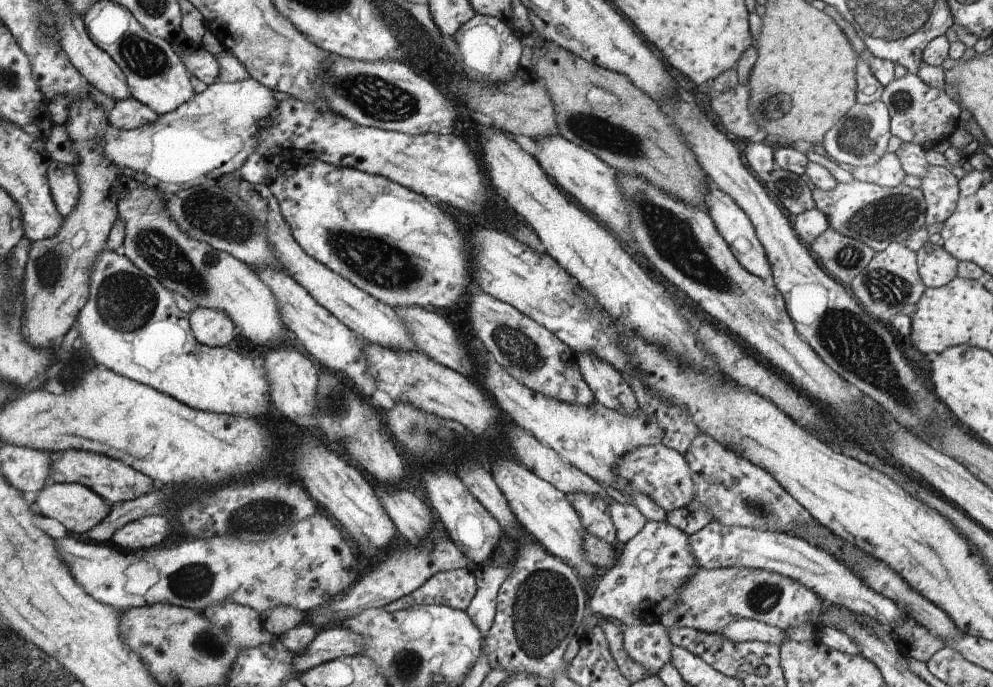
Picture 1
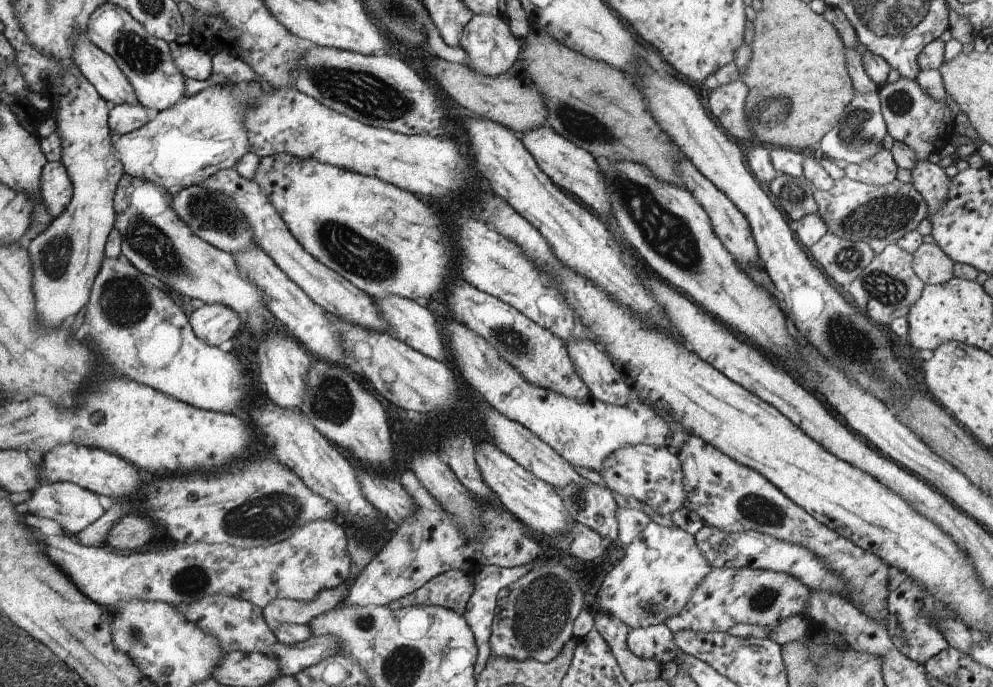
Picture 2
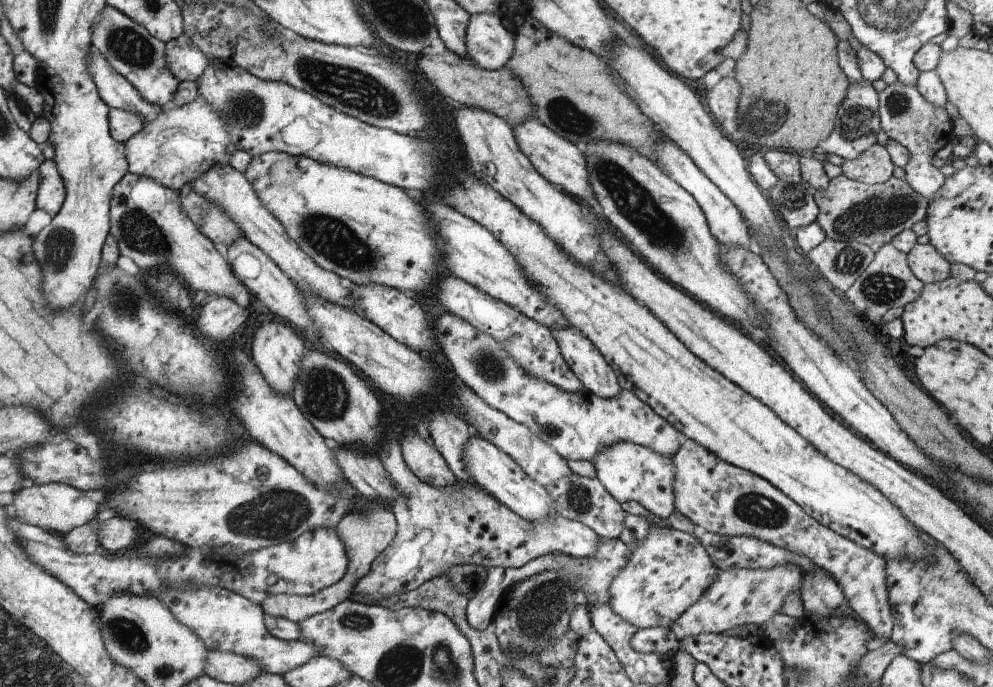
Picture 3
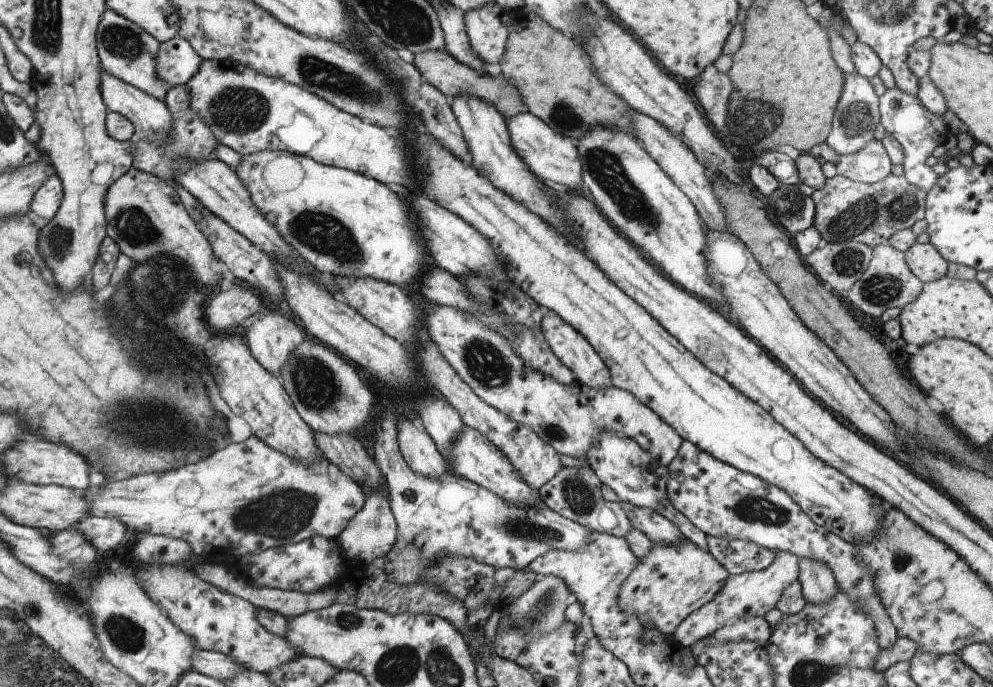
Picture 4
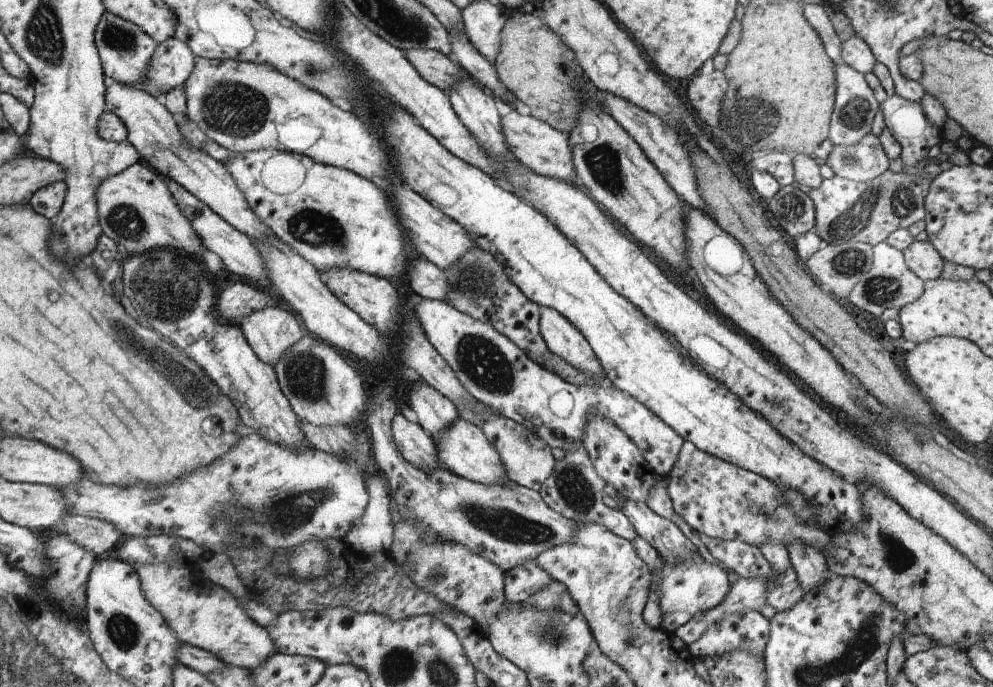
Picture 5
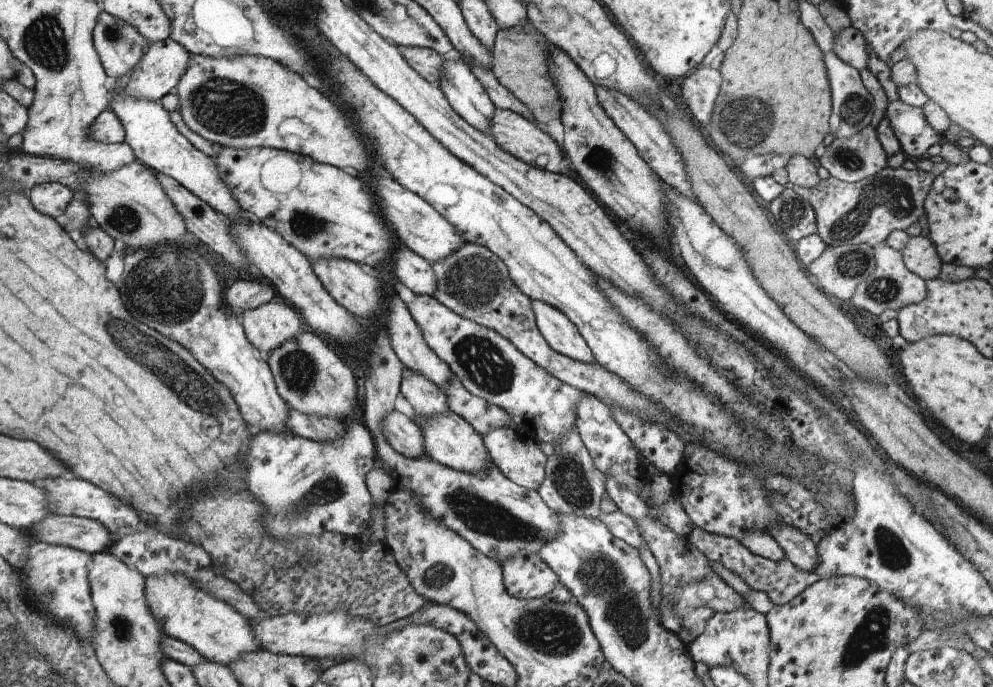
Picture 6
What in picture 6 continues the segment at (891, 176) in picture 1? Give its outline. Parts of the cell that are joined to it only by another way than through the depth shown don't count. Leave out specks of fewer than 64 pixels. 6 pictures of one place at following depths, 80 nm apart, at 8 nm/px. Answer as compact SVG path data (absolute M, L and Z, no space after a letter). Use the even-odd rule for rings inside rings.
M868 125L851 137L835 138L827 146L826 152L819 158L819 161L833 178L846 183L855 183L878 174L880 170L888 166L888 158L889 156L878 140L876 128Z

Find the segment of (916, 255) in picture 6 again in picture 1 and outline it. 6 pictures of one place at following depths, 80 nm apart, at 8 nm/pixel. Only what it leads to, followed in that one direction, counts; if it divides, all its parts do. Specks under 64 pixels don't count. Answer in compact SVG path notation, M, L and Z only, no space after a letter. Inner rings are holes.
M928 241L917 254L917 269L926 287L941 287L957 276L959 260L943 246Z

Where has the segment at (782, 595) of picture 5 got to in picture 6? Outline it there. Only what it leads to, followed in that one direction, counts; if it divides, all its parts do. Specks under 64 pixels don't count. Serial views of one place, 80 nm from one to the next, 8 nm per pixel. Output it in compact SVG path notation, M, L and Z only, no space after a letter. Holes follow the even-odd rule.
M698 527L692 529L688 540L703 555L706 555L709 560L719 562L724 568L728 568L730 572L738 574L750 588L766 592L776 605L781 605L781 602L794 599L807 587L806 578L808 578L809 572L799 569L787 557L784 557L780 562L767 559L754 554L734 537L712 534Z

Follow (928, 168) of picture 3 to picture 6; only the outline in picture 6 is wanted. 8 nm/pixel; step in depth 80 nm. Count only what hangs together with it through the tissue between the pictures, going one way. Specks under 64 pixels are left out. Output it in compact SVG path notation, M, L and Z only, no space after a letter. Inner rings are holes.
M896 99L888 103L884 116L889 120L907 158L921 158L933 144L944 141L928 124L924 110L920 107Z

